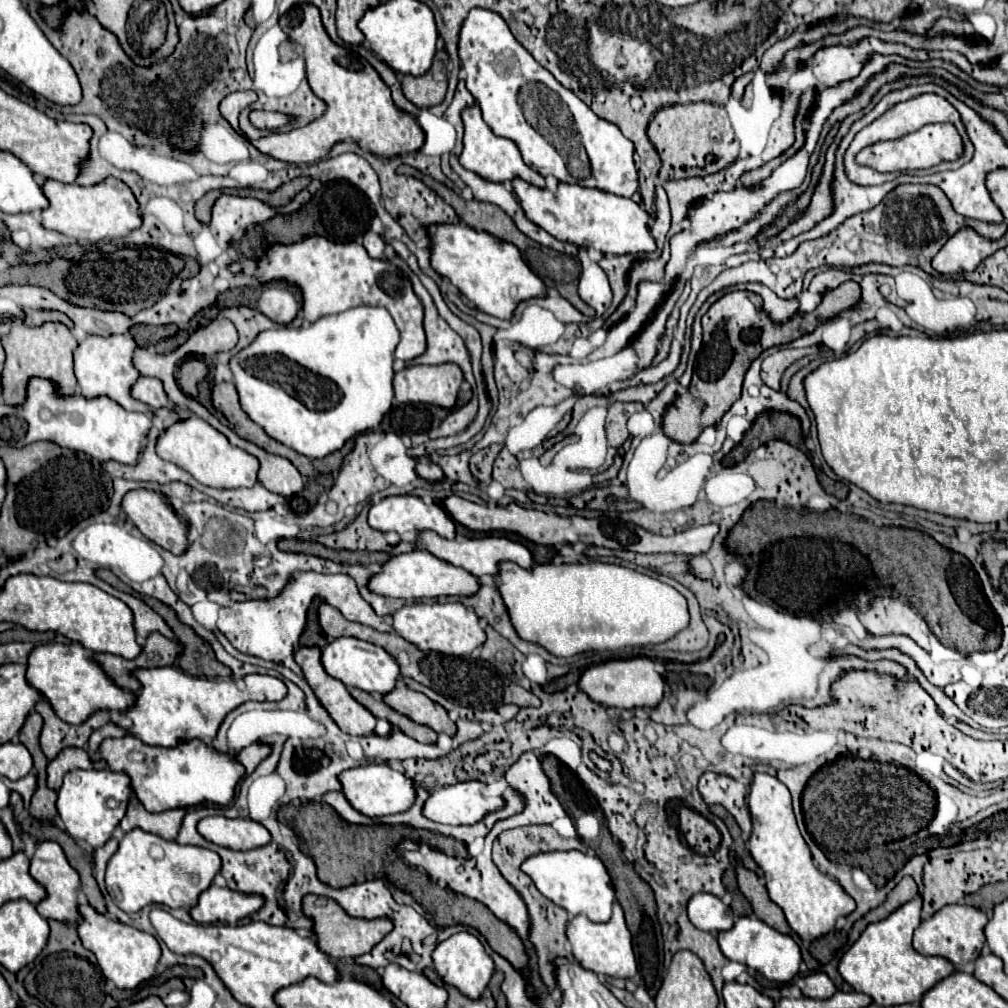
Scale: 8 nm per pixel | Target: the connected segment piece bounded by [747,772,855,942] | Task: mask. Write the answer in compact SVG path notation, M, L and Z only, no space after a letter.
M755 772L751 788L749 788L749 810L751 810L751 820L753 820L753 832L751 832L751 838L747 842L747 848L753 856L753 860L759 864L759 868L765 874L765 884L767 884L771 900L785 912L789 926L793 928L793 932L799 934L801 940L811 942L811 940L827 934L829 930L833 930L839 916L847 916L855 910L855 900L851 900L851 896L839 886L839 882L827 878L825 874L821 874L815 868L811 852L805 844L803 836L799 834L787 786L783 782L779 782L775 776Z

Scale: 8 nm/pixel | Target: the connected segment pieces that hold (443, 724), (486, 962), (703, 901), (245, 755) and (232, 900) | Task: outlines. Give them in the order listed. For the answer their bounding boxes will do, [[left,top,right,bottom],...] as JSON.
[[383,684,457,736],[433,932,493,998],[687,892,733,934],[235,744,271,774],[189,886,263,924]]

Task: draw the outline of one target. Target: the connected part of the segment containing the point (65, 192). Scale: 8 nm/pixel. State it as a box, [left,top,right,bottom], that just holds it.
[39,176,141,242]

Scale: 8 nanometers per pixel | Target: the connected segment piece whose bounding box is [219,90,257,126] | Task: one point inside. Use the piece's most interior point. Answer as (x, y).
(230, 106)

